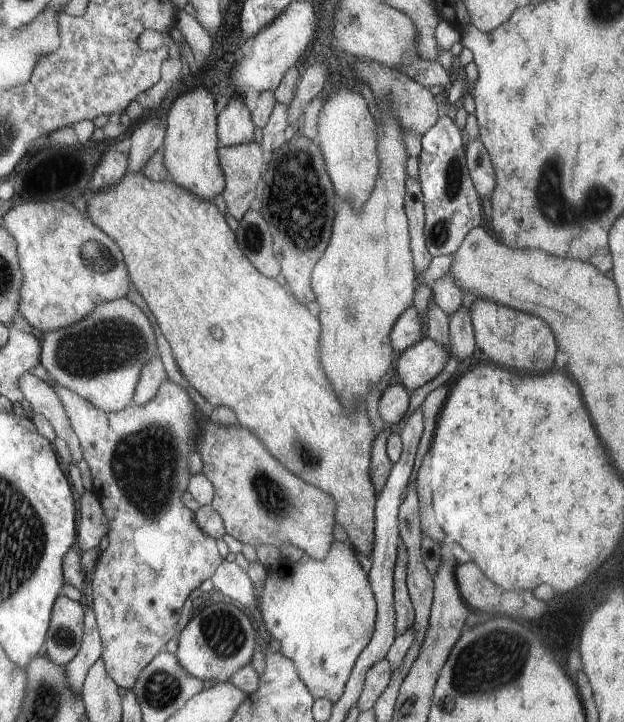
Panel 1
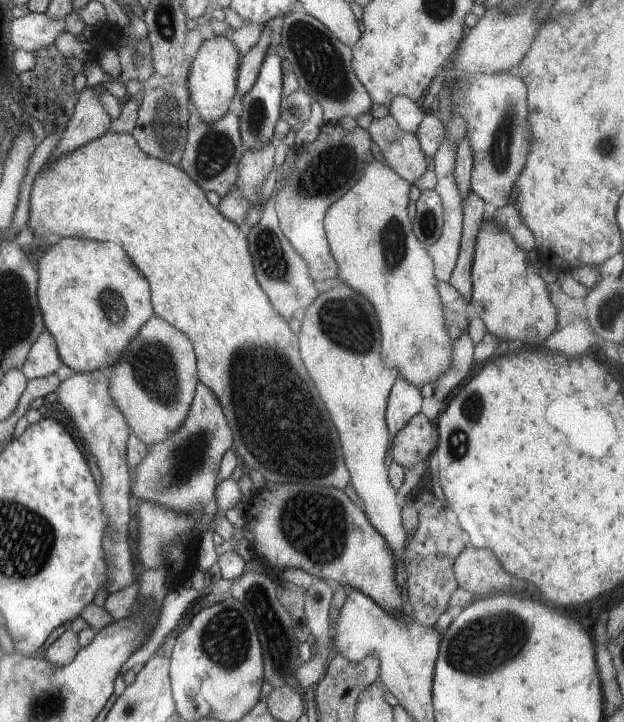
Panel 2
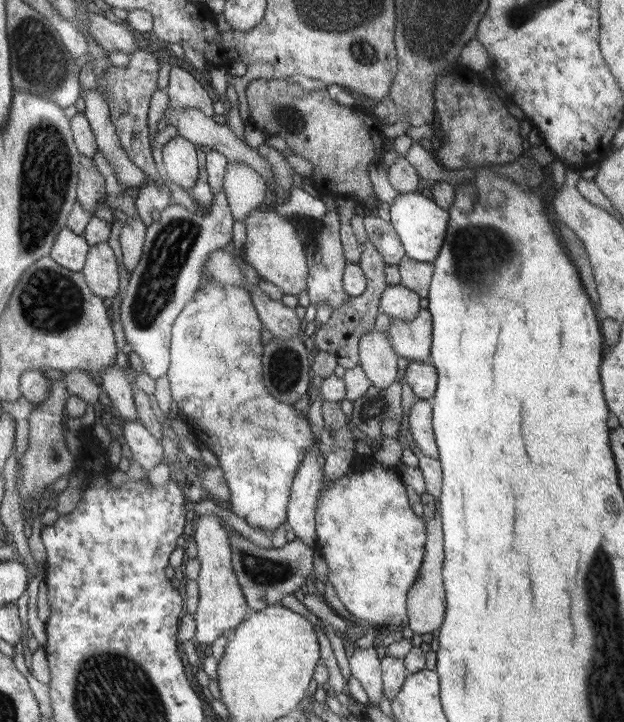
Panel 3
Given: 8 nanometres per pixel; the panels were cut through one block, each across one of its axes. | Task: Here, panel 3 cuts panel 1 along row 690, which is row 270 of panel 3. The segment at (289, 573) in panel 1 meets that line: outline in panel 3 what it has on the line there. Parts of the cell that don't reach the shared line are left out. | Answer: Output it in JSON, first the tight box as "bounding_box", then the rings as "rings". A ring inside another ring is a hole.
{"bounding_box":[294,210,349,310],"rings":[[[327,210],[325,216],[322,216],[320,222],[317,222],[317,226],[313,224],[311,228],[308,228],[307,226],[295,225],[294,229],[305,246],[309,268],[306,280],[308,300],[311,304],[327,303],[333,310],[349,298],[342,289],[341,282],[342,272],[347,262],[340,243],[340,220],[337,220],[335,212],[329,214],[329,210]]]}

